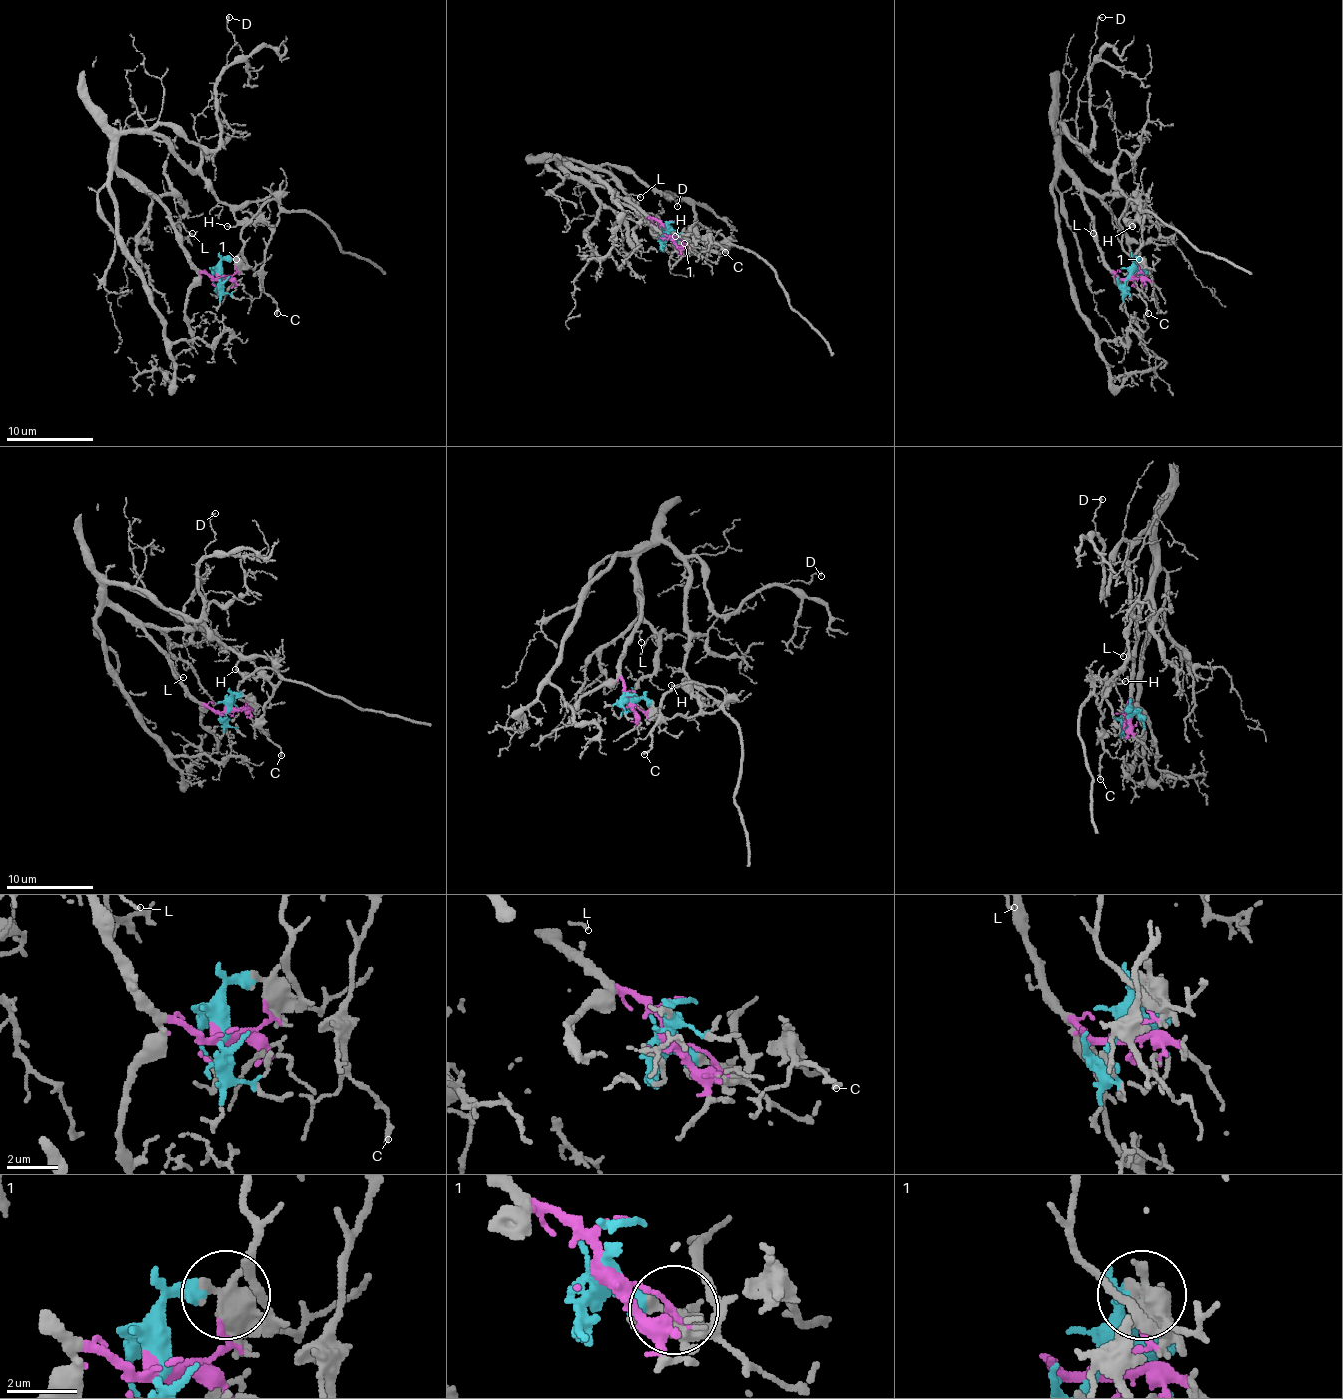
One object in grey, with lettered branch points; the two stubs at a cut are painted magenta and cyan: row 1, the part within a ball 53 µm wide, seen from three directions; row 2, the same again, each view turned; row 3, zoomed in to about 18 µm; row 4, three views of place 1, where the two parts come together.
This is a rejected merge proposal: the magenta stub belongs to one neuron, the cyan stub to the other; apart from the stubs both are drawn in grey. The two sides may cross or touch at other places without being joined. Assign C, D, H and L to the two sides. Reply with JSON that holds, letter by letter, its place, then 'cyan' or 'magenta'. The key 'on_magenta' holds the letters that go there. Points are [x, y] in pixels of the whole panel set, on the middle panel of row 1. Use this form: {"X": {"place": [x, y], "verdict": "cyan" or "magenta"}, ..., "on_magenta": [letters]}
{"C": {"place": [725, 252], "verdict": "cyan"}, "D": {"place": [677, 206], "verdict": "magenta"}, "H": {"place": [675, 236], "verdict": "cyan"}, "L": {"place": [640, 197], "verdict": "magenta"}, "on_magenta": ["D", "L"]}

